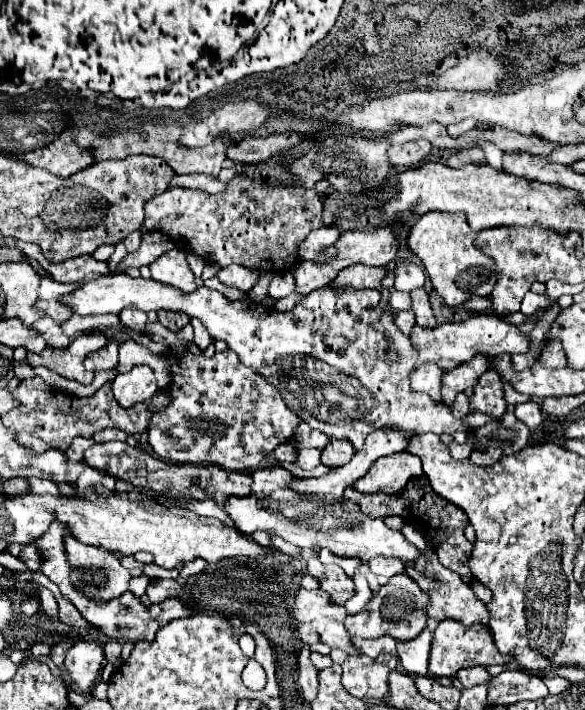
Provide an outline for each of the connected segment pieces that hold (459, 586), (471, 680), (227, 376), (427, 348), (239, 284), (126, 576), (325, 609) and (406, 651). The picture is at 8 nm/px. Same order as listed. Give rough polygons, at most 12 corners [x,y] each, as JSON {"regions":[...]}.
{"regions":[[[433,551],[427,569],[405,567],[425,593],[427,615],[489,629],[489,609]],[[461,669],[455,677],[465,689],[491,679],[487,669]],[[225,349],[169,357],[171,463],[251,471],[301,421]],[[493,313],[413,327],[417,365],[529,353],[531,337]],[[227,265],[217,273],[223,285],[249,293],[259,271]],[[65,539],[71,581],[109,601],[129,589],[131,573],[113,551]],[[299,589],[291,625],[307,645],[355,655],[345,607],[323,589]],[[433,633],[397,643],[409,675],[427,675]]]}

